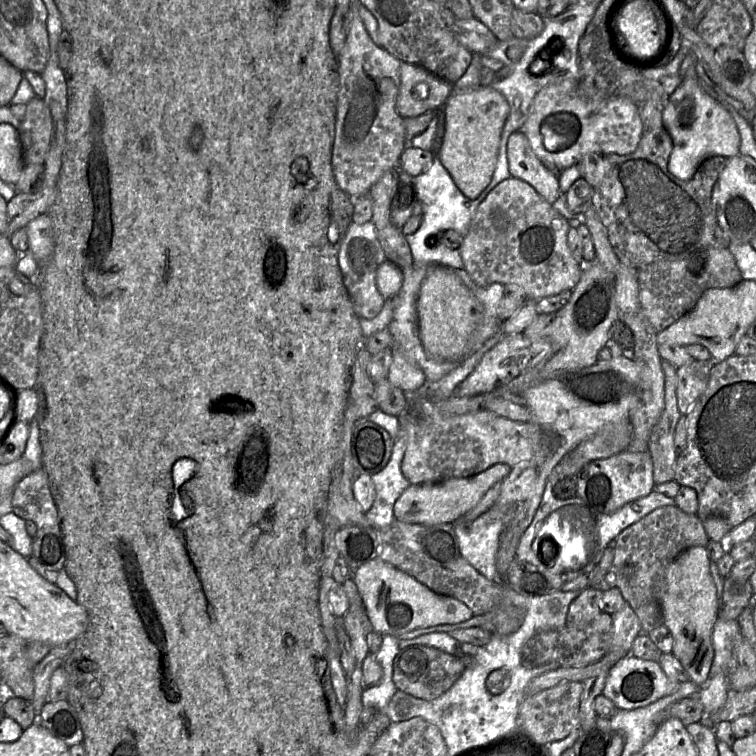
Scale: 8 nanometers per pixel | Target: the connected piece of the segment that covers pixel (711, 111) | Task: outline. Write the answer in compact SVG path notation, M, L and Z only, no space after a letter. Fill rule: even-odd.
M690 66L681 85L669 96L662 113L663 126L673 143L668 170L683 181L691 179L701 162L709 157L730 158L739 154L740 135L734 119L717 101L701 90L699 82L695 66Z

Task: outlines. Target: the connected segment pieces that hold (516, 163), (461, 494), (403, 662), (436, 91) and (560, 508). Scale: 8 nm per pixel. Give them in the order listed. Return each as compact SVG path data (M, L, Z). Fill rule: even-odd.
M521 130L513 132L508 138L507 160L511 177L531 185L549 204L557 200L560 195L558 173L536 157Z
M495 464L466 478L451 478L432 484L410 484L394 504L395 520L422 525L453 523L470 511L489 489L501 483L511 469L507 464Z
M425 645L400 650L394 660L393 682L396 688L414 697L431 700L439 697L458 680L466 669L459 657Z
M401 62L396 108L402 118L417 117L443 107L453 91L451 84L424 68Z
M554 469L551 474L547 477L534 518L520 538L516 554L518 560L537 567L543 567L543 563L551 566L553 572L562 577L562 583L599 563L608 543L616 539L625 528L659 507L675 505L674 498L653 490L649 495L627 503L613 513L604 514L591 509L578 496L570 499L557 498L553 493L553 486L563 477Z

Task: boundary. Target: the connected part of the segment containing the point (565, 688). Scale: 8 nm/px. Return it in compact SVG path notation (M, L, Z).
M568 681L525 696L519 706L520 727L539 744L546 745L564 739L575 728L580 727L579 706L582 690L582 682Z

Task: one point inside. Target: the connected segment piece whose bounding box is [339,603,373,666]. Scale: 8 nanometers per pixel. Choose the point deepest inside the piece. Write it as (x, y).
(356, 622)

